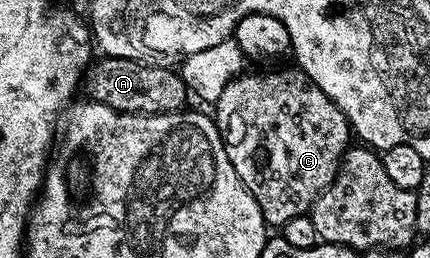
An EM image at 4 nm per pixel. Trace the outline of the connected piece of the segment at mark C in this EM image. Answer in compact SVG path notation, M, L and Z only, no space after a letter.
M291 70L264 71L261 75L241 73L229 81L214 104L216 127L220 130L226 157L230 157L234 173L238 173L242 185L250 189L254 201L258 201L258 209L262 209L264 222L272 229L283 228L285 223L294 221L294 217L311 212L317 197L340 172L344 153L350 146L348 138L354 135L342 109L310 81L305 71Z

